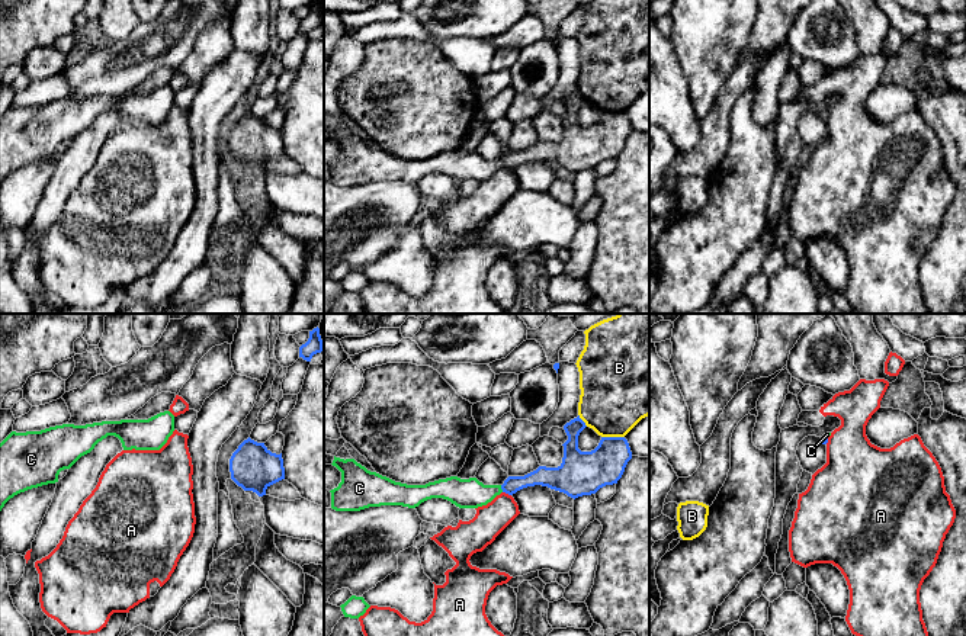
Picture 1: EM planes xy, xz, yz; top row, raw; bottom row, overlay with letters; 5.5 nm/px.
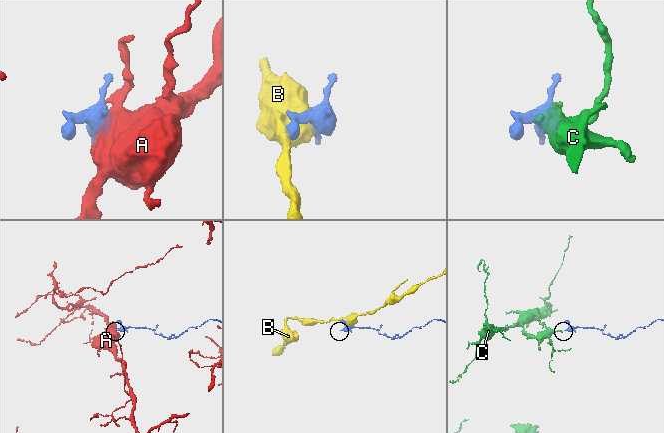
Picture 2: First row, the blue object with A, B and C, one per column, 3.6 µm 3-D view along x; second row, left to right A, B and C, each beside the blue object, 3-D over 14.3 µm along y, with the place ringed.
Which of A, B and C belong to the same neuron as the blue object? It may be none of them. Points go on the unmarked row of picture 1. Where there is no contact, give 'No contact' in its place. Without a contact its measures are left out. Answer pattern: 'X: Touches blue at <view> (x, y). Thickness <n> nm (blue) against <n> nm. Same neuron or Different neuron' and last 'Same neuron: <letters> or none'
A: Touches blue at xz (507, 167). Thickness 110 nm (blue) against 180 nm. Different neuron
B: Touches blue at xz (613, 112). Thickness 240 nm (blue) against 400 nm. Different neuron
C: Touches blue at xz (501, 163). Thickness 110 nm (blue) against 160 nm. Same neuron
Same neuron: C

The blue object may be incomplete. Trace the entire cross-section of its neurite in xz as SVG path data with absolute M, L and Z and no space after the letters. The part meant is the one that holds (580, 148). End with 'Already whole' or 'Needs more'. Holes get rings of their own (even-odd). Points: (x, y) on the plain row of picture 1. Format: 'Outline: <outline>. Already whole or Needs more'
Outline: M580 90L564 100L568 115L562 138L558 142L539 141L524 151L508 151L503 160L484 160L476 152L450 151L426 160L395 157L368 145L354 134L334 131L333 141L341 147L341 157L331 164L331 183L336 186L360 186L369 182L402 180L415 183L431 173L443 173L459 183L478 183L497 170L542 160L567 168L571 173L596 168L606 160L617 158L632 134L625 112L601 112L591 126L578 123L578 110L585 103Z. Needs more

